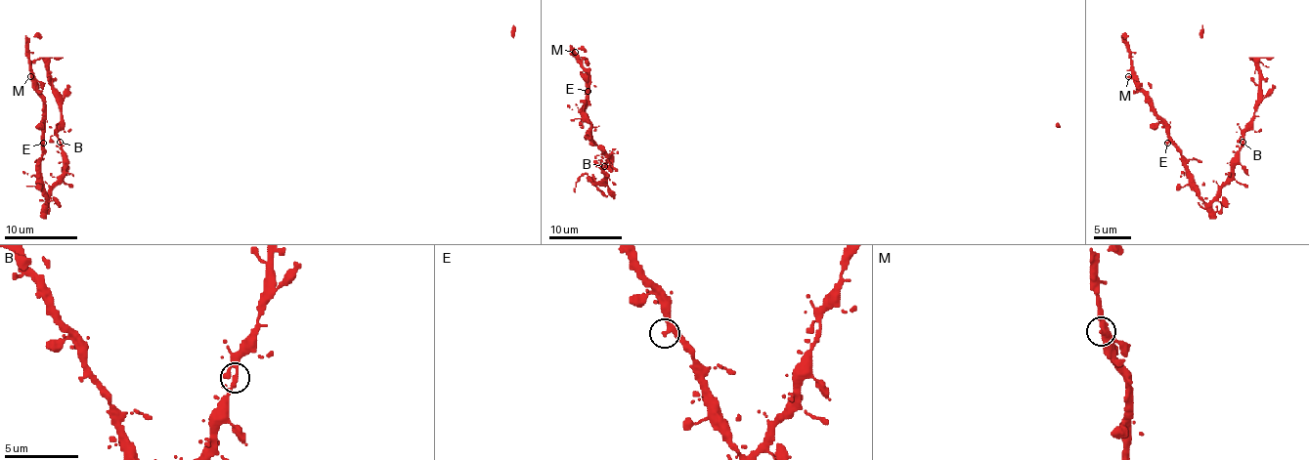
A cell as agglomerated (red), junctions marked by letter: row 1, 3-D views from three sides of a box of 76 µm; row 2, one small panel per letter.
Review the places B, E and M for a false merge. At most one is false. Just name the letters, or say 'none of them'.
none of them

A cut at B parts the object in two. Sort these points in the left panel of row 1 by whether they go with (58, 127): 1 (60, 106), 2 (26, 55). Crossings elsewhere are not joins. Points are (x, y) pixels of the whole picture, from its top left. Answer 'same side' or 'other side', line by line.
1: same side
2: other side

